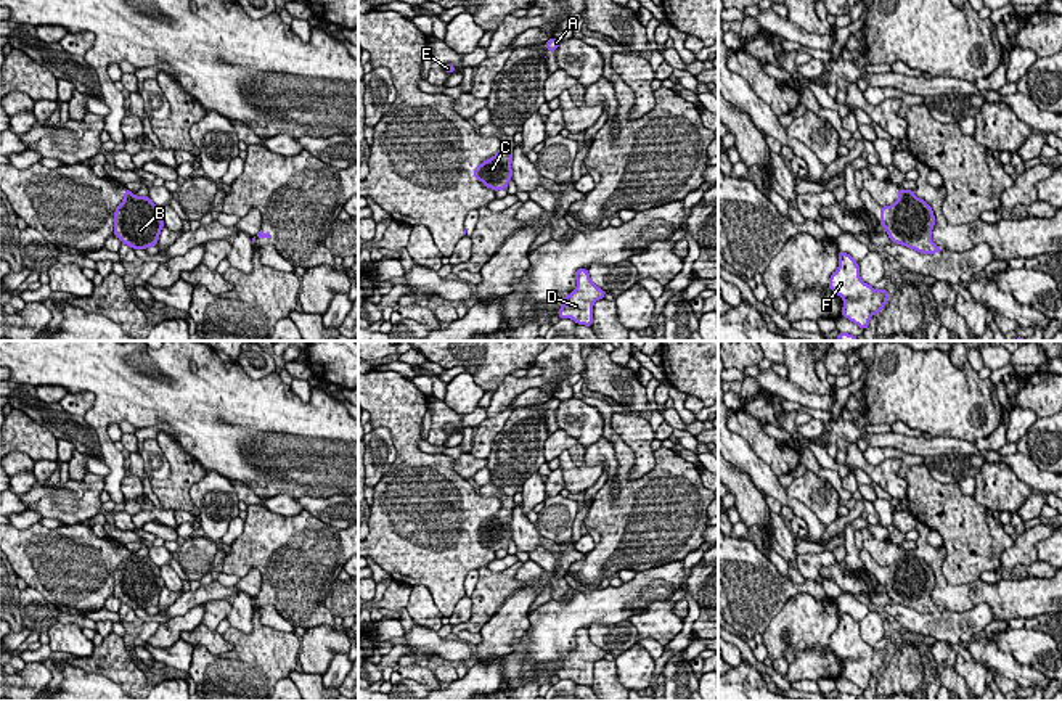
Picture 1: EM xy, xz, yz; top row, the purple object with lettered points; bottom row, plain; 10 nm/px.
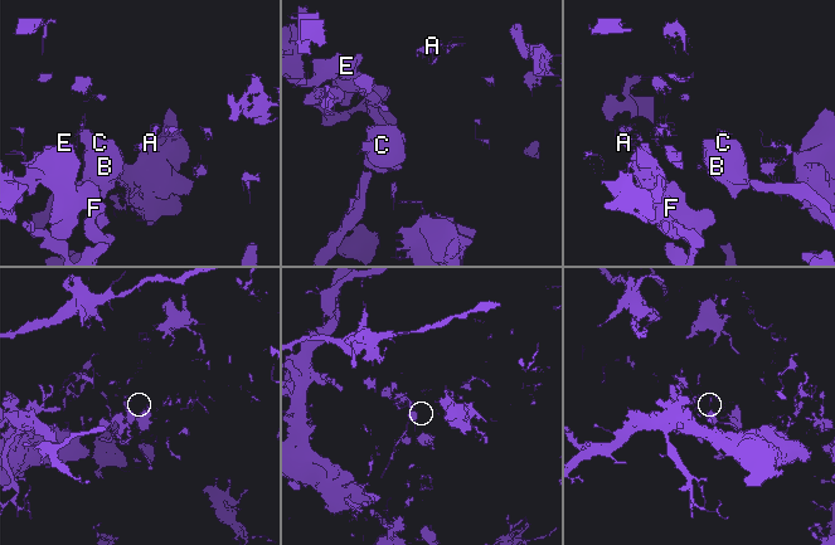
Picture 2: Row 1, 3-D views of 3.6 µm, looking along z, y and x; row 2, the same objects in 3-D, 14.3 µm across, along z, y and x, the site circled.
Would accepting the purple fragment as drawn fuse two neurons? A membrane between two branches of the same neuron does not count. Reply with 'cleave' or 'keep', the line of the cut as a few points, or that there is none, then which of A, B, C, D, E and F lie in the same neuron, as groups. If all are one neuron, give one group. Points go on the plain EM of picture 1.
cleave | xz (482, 523), (479, 539) | A D E F / B C

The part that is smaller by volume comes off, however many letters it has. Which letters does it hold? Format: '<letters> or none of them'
B, C

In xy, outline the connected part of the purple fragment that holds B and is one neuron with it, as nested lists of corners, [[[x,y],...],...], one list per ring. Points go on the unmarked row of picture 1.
[[[132,555],[114,571],[112,595],[132,609],[156,606],[162,588],[161,568],[149,556]]]

